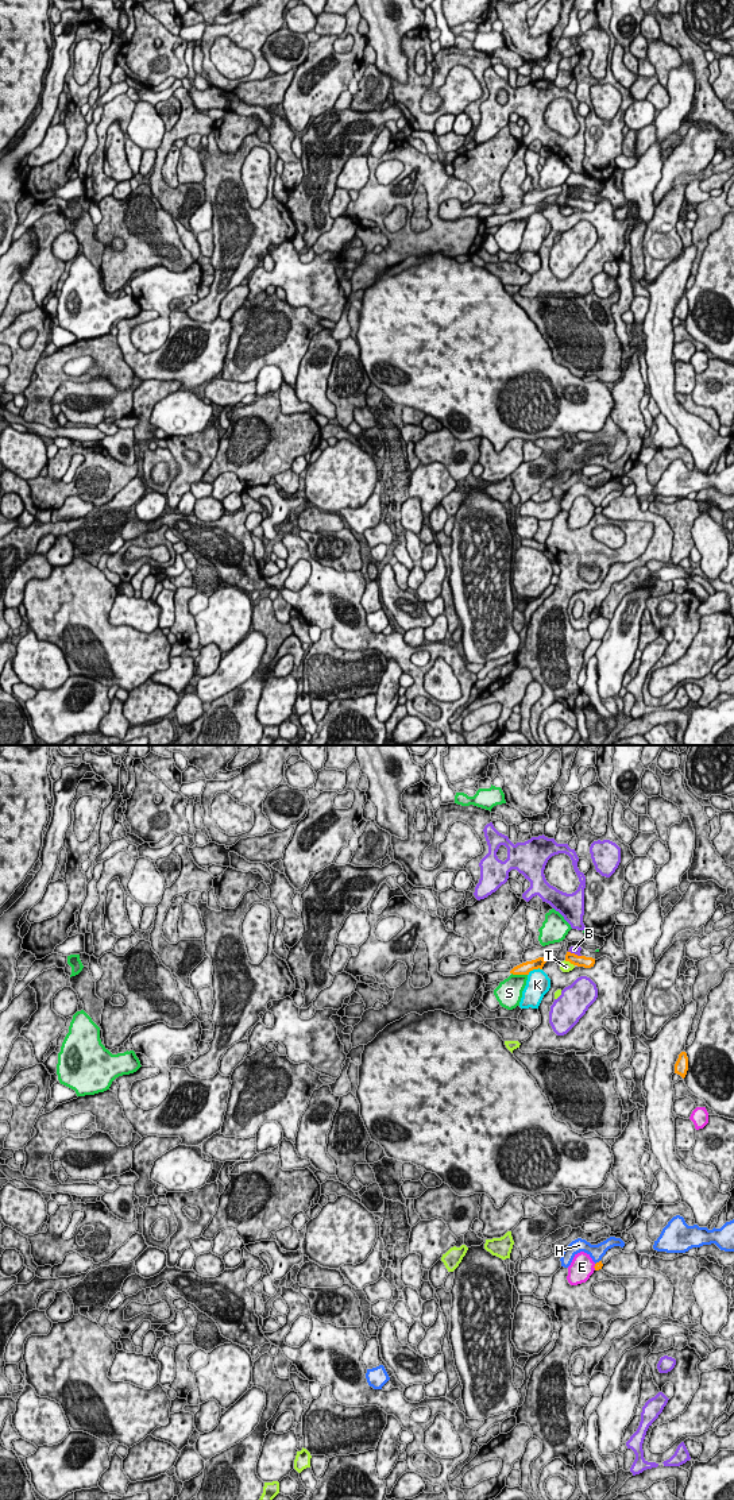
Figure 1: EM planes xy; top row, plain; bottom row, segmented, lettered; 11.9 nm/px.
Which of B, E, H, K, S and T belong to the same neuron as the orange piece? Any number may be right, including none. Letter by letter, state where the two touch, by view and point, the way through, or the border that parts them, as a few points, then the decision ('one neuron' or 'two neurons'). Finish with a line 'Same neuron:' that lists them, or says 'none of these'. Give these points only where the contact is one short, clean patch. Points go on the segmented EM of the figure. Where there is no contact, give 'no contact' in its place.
B: contact xy (574, 953); two neurons
E: contact xy (594, 1267); two neurons
H: contact xy (597, 1263); two neurons
K: contact xy (533, 968); two neurons
S: contact xy (520, 974); two neurons
T: contact xy (570, 961); two neurons
Same neuron: none of these

